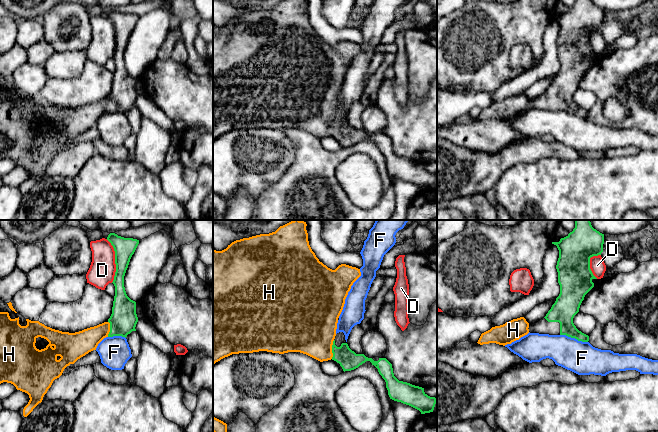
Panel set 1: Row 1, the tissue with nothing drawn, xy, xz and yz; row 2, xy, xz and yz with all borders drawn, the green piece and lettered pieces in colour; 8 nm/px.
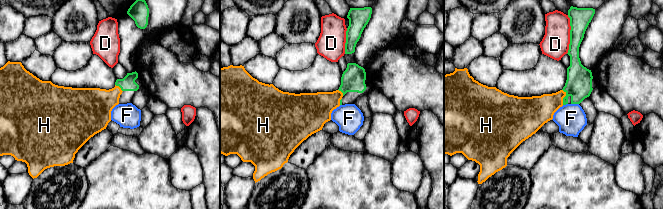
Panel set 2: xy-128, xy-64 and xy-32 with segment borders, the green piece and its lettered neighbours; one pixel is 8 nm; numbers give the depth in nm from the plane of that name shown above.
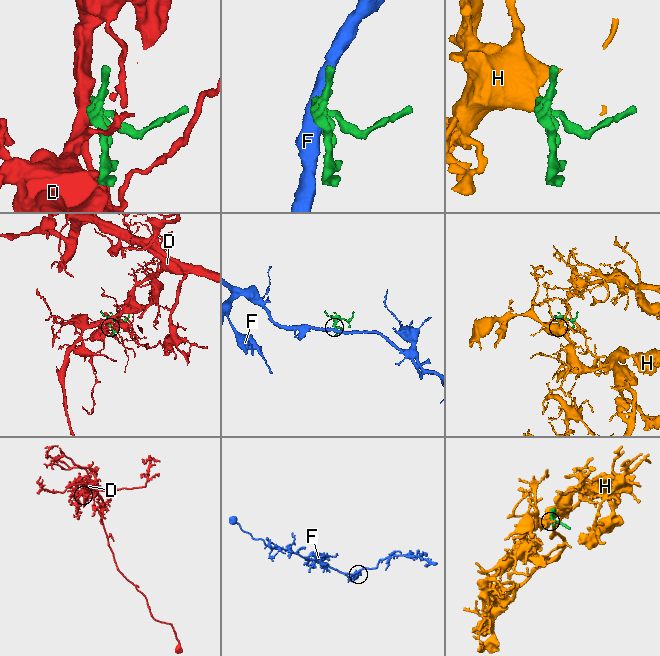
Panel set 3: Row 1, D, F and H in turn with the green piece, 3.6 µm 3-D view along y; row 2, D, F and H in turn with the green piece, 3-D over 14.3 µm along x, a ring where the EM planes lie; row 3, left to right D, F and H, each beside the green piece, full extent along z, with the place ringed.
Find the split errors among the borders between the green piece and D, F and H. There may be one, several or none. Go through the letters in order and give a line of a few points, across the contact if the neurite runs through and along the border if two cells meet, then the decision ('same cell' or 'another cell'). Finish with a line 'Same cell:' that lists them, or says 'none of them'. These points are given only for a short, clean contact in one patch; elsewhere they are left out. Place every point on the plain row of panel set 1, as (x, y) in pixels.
D: another cell
F: another cell
H: line xz (349, 136), (332, 125), (310, 103); same cell
Same cell: H

